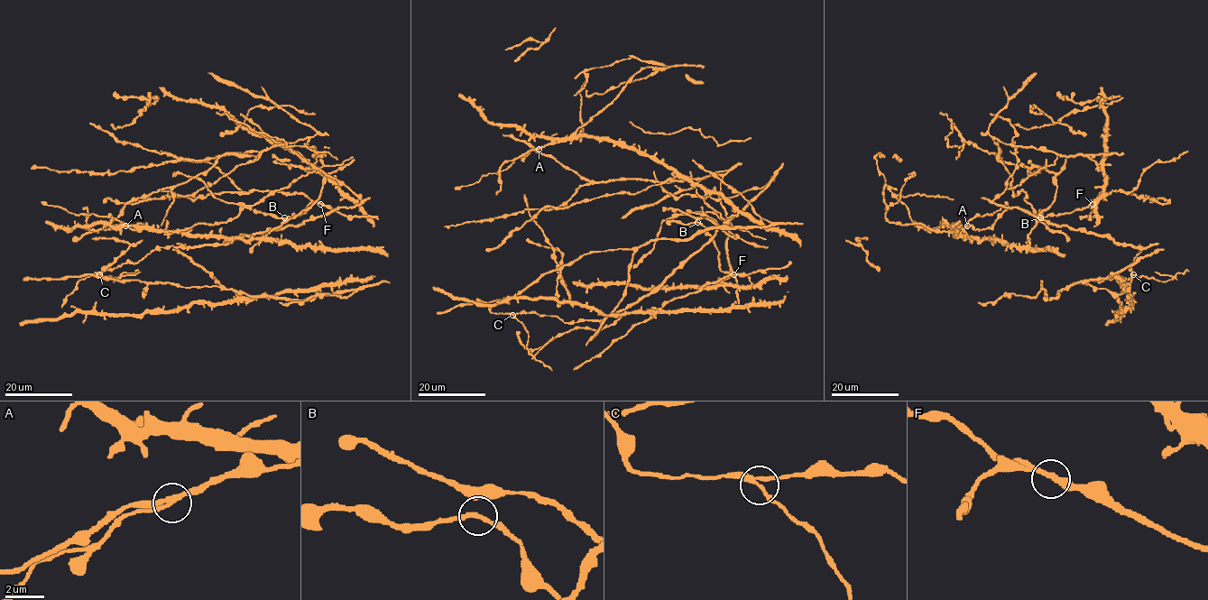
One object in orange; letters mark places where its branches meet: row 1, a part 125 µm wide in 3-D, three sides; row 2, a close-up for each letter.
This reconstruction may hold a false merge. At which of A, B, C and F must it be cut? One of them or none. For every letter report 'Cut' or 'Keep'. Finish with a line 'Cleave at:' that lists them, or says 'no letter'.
A: Keep
B: Keep
C: Cut
F: Keep
Cleave at: C

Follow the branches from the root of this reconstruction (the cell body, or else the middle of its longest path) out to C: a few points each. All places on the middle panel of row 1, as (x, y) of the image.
C: (724, 223), (649, 293), (602, 319), (565, 322), (557, 316), (536, 313), (512, 315)

